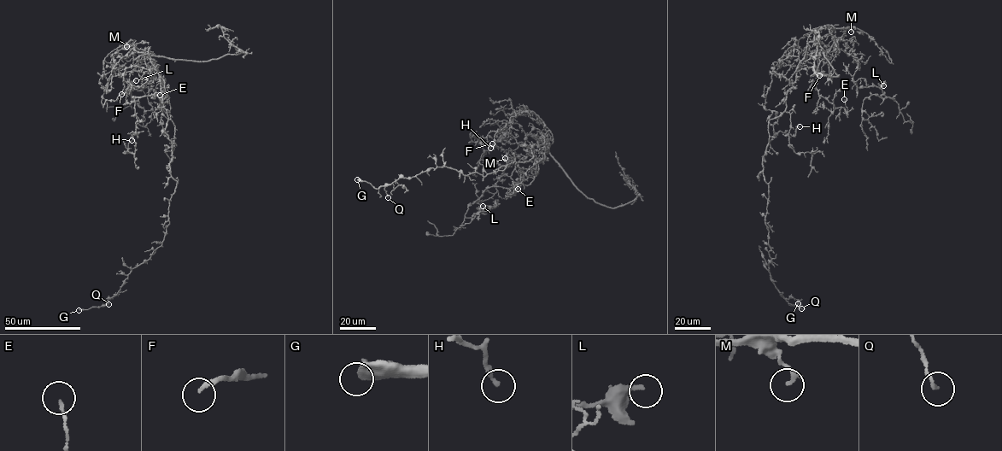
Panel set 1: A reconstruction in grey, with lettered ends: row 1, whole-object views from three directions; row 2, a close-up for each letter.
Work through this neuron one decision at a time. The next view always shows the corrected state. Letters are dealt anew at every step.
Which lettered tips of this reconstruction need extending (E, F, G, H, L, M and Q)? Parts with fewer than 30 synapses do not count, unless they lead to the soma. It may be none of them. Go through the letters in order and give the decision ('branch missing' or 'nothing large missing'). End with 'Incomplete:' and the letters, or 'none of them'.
E: nothing large missing
F: branch missing
G: branch missing
H: nothing large missing
L: branch missing
M: nothing large missing
Q: nothing large missing
Incomplete: F, G, L

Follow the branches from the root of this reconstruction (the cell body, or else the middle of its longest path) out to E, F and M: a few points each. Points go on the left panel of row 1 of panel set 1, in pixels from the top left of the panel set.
E: (162, 101), (158, 73), (136, 47), (168, 96), (162, 106), (160, 95)
F: (162, 101), (158, 73), (149, 56), (136, 51), (136, 47), (145, 54), (149, 72), (125, 73), (121, 94)
M: (162, 101), (160, 75), (149, 56), (136, 51), (134, 46), (126, 46)

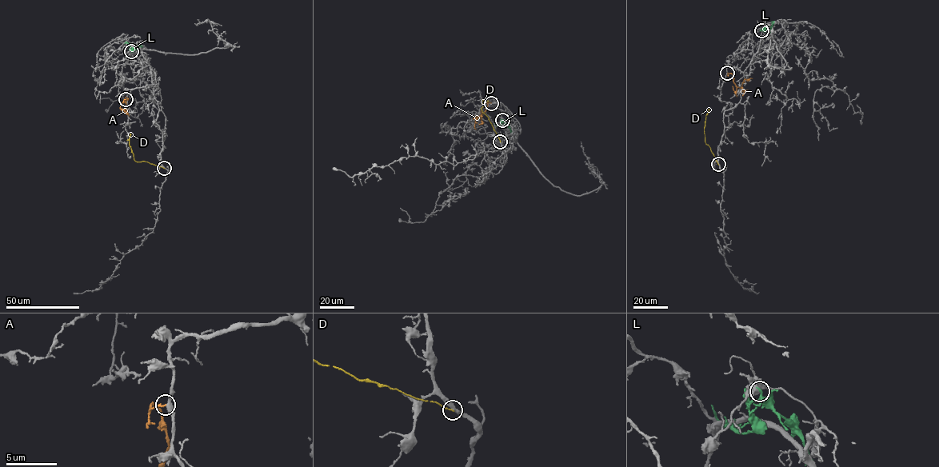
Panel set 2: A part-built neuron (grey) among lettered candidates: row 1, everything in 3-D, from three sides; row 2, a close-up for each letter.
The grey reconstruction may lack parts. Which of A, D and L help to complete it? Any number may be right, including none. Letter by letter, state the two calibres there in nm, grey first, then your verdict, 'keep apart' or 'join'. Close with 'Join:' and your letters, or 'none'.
A: 380 nm thick on the grey side, 170 nm on the other; join
D: 360 nm thick on the grey side, 100 nm on the other; keep apart
L: 550 nm thick on the grey side, 240 nm on the other; keep apart
Join: A

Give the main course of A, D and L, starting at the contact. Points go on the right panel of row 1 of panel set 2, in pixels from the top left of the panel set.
A: (727, 73), (731, 73), (736, 86), (742, 89), (744, 80), (752, 78)
D: (718, 164), (705, 139), (705, 123), (709, 109)
L: (761, 30), (771, 27), (773, 22), (771, 21)

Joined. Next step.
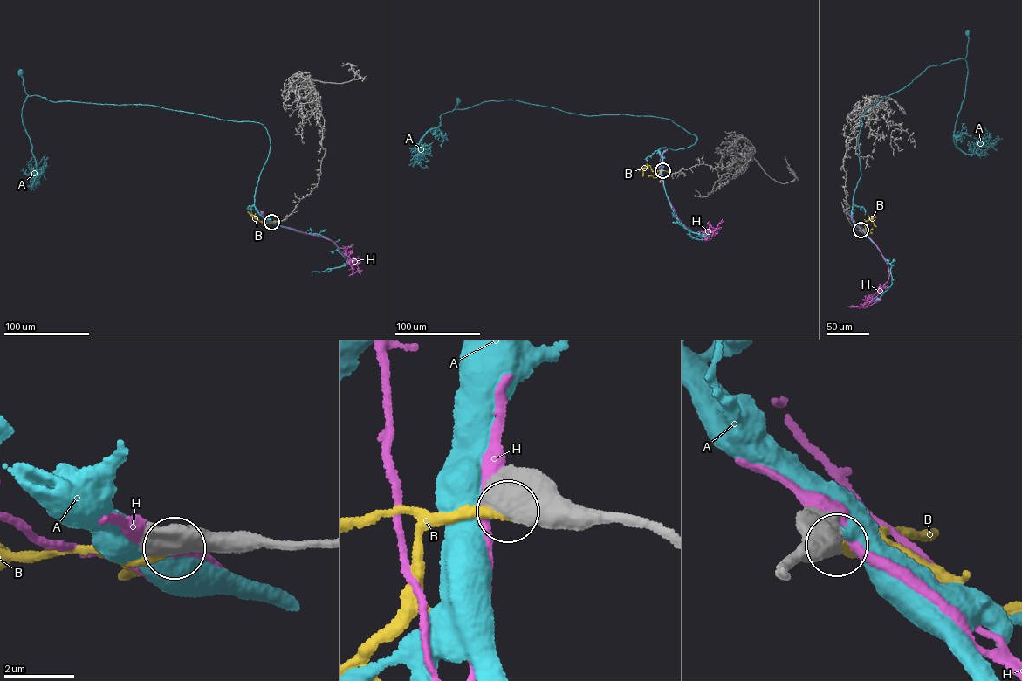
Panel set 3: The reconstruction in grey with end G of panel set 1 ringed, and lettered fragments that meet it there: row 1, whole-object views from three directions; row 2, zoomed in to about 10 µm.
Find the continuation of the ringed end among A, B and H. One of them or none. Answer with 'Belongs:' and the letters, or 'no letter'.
Belongs: B

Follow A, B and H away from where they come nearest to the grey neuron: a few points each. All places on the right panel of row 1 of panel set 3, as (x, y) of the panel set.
A: (860, 230), (851, 213), (861, 175), (858, 140), (862, 124), (860, 115), (929, 66), (964, 58), (967, 32)
B: (860, 230), (866, 229), (864, 223), (870, 219), (876, 226)
H: (860, 229), (880, 250), (889, 276), (888, 280), (861, 306), (879, 299)

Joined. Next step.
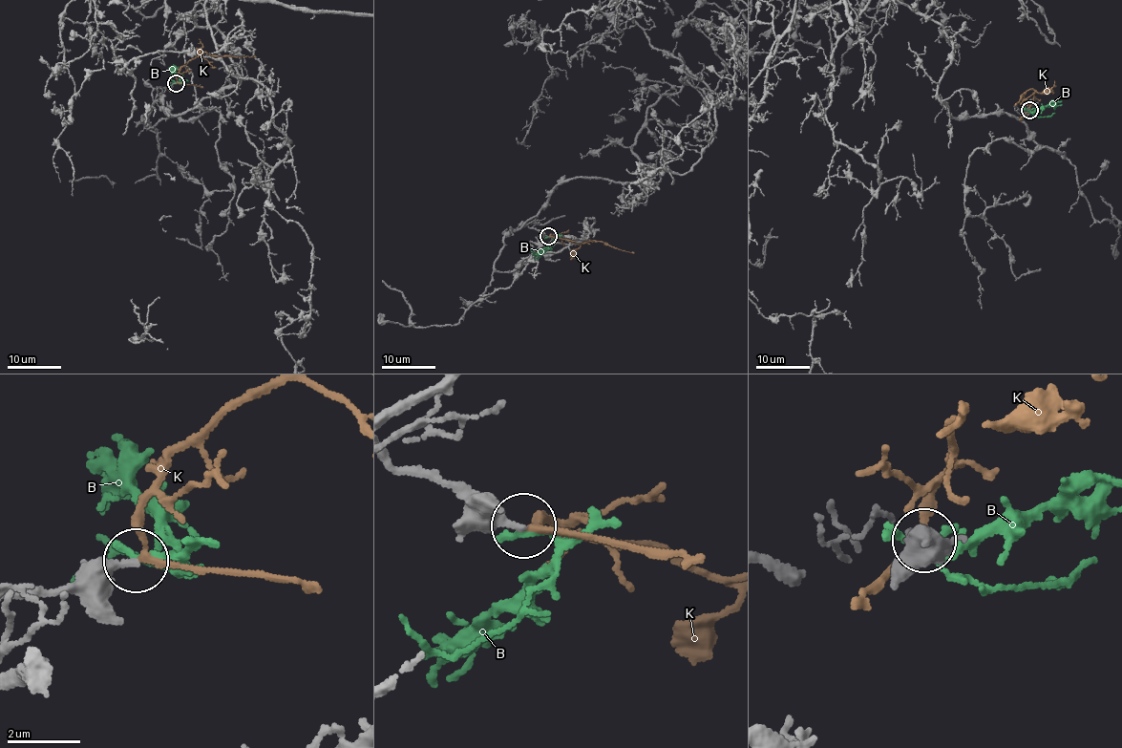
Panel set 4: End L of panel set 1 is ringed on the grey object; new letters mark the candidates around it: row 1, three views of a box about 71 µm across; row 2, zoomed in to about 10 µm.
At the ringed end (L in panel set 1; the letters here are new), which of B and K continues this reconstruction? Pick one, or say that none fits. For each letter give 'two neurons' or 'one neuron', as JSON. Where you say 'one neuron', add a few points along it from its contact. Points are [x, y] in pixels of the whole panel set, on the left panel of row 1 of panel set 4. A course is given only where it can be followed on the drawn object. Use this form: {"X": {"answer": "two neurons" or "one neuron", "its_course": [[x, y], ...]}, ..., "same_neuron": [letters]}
{"B": {"answer": "two neurons"}, "K": {"answer": "one neuron", "its_course": [[176, 82], [178, 72], [204, 53], [222, 56], [256, 56]]}, "same_neuron": ["K"]}

